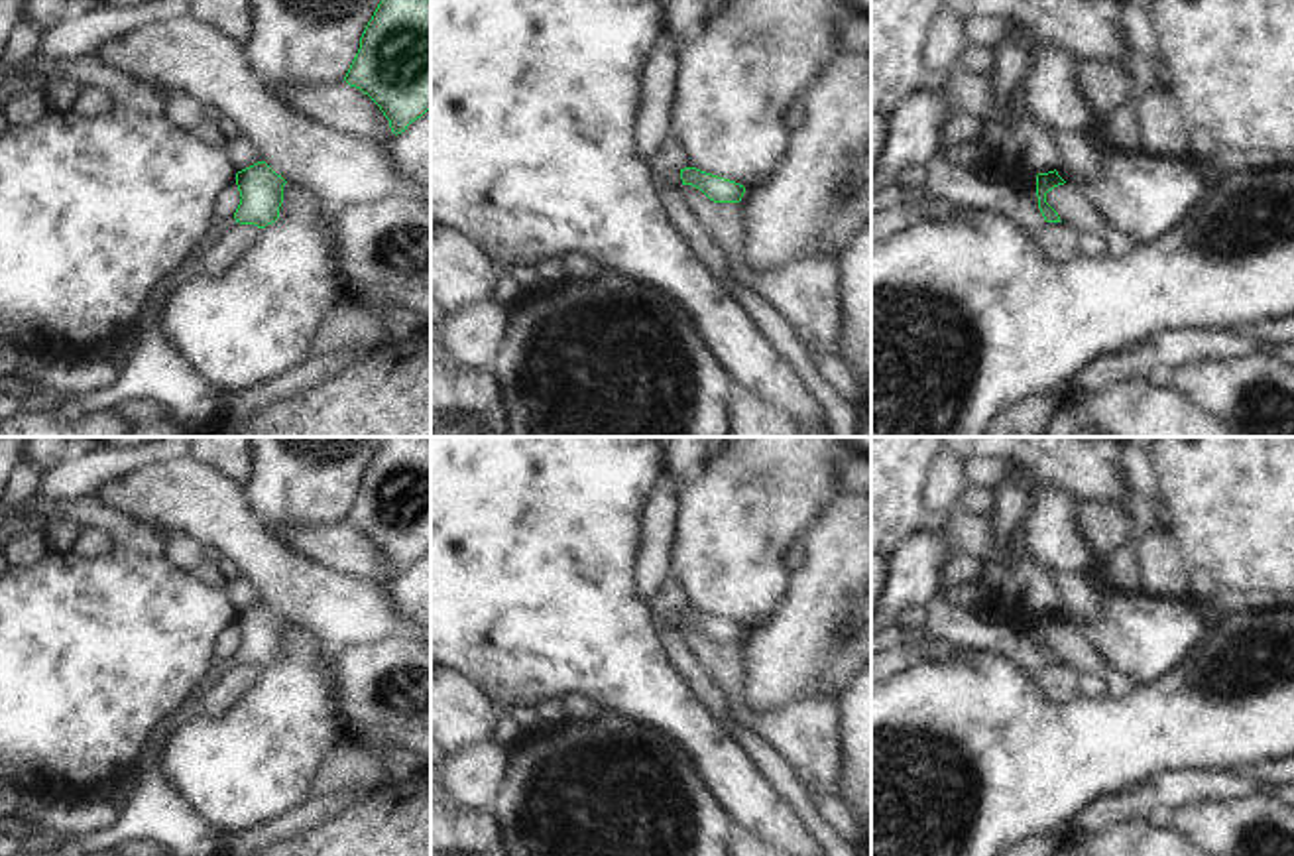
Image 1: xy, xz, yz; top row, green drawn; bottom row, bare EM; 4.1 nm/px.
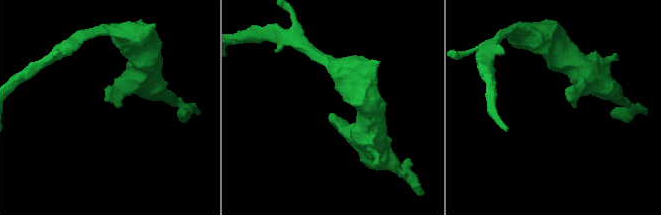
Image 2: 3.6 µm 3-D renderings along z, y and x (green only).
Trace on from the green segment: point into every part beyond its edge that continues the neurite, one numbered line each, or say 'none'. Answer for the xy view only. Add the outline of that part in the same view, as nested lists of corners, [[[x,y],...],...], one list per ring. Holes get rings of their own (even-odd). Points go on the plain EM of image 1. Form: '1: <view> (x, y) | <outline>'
none

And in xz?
none

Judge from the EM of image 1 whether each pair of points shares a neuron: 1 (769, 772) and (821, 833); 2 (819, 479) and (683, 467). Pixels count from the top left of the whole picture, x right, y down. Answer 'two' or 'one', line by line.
1: one
2: two

